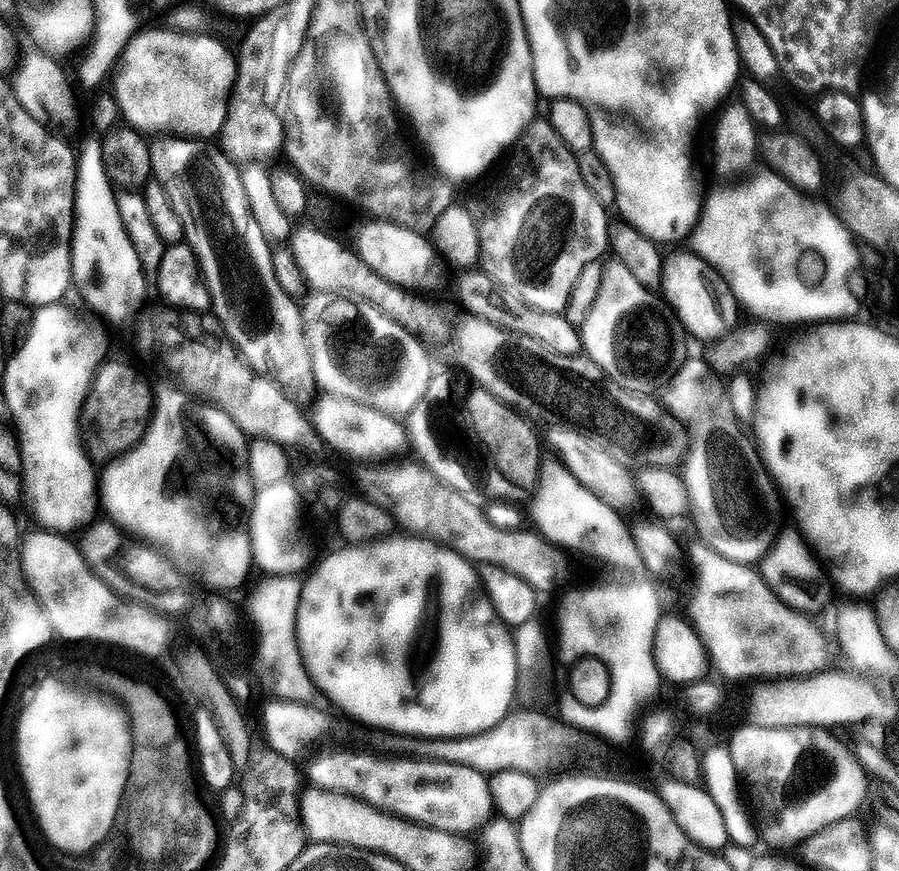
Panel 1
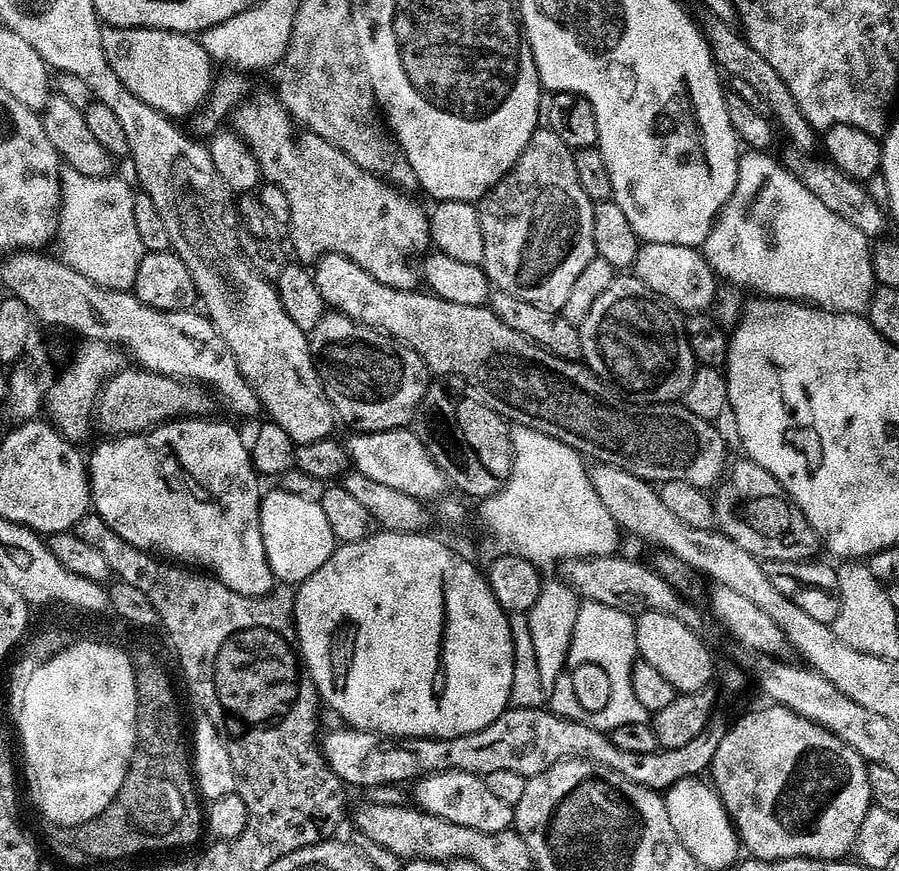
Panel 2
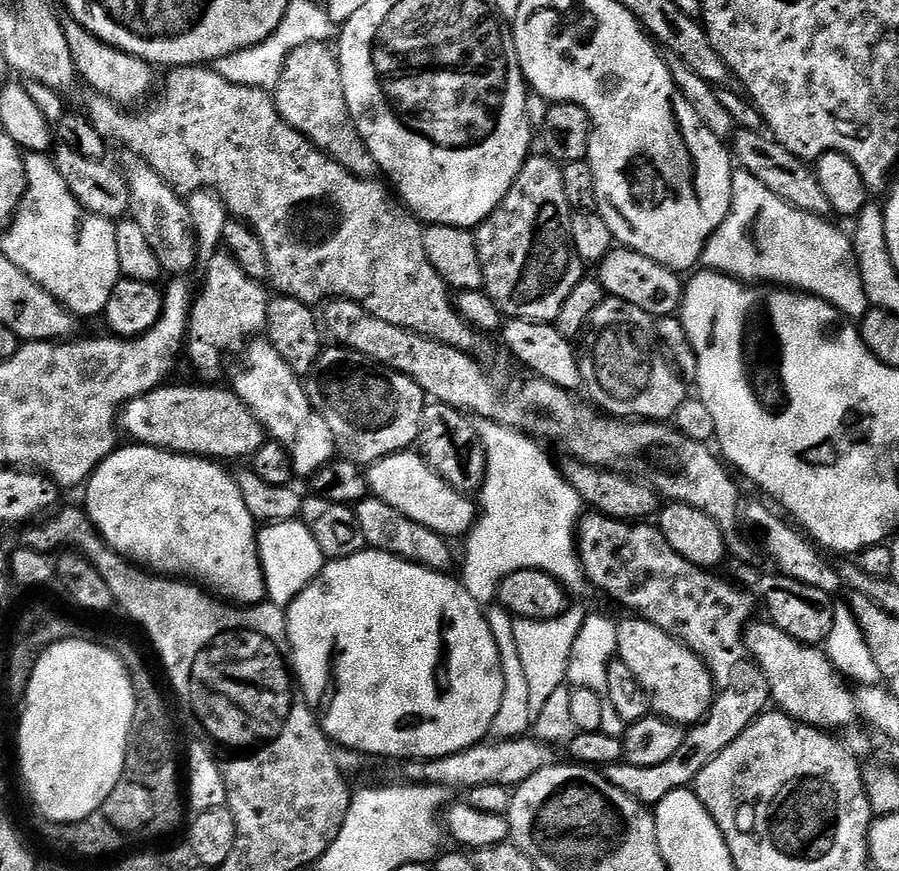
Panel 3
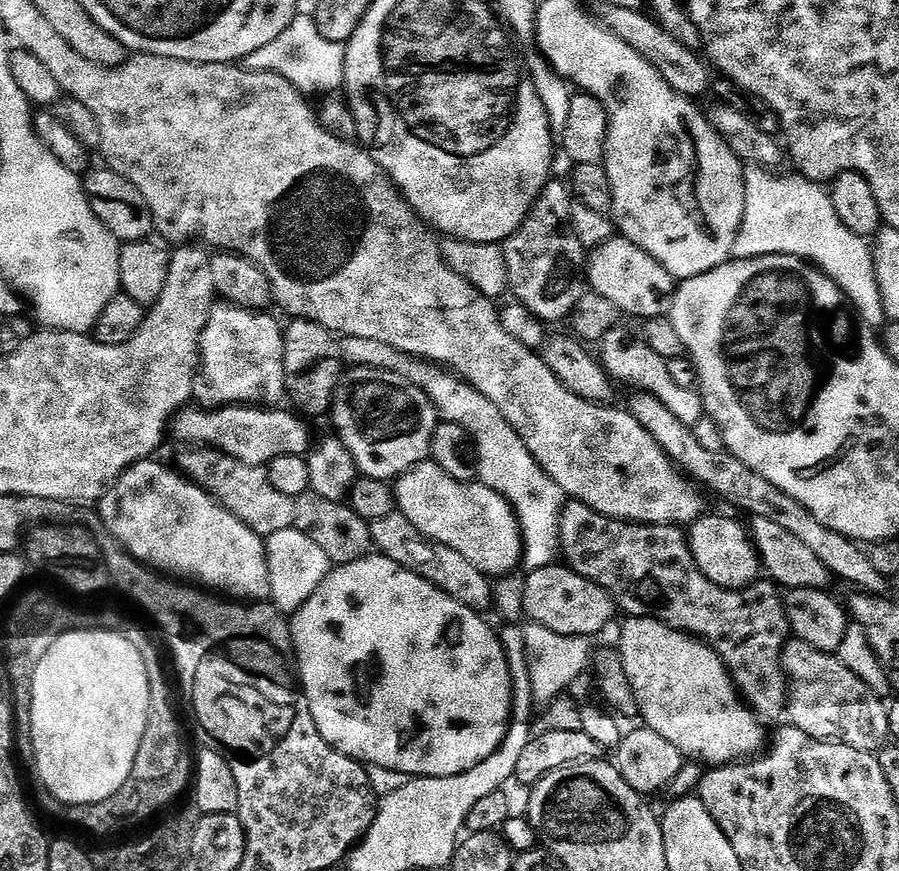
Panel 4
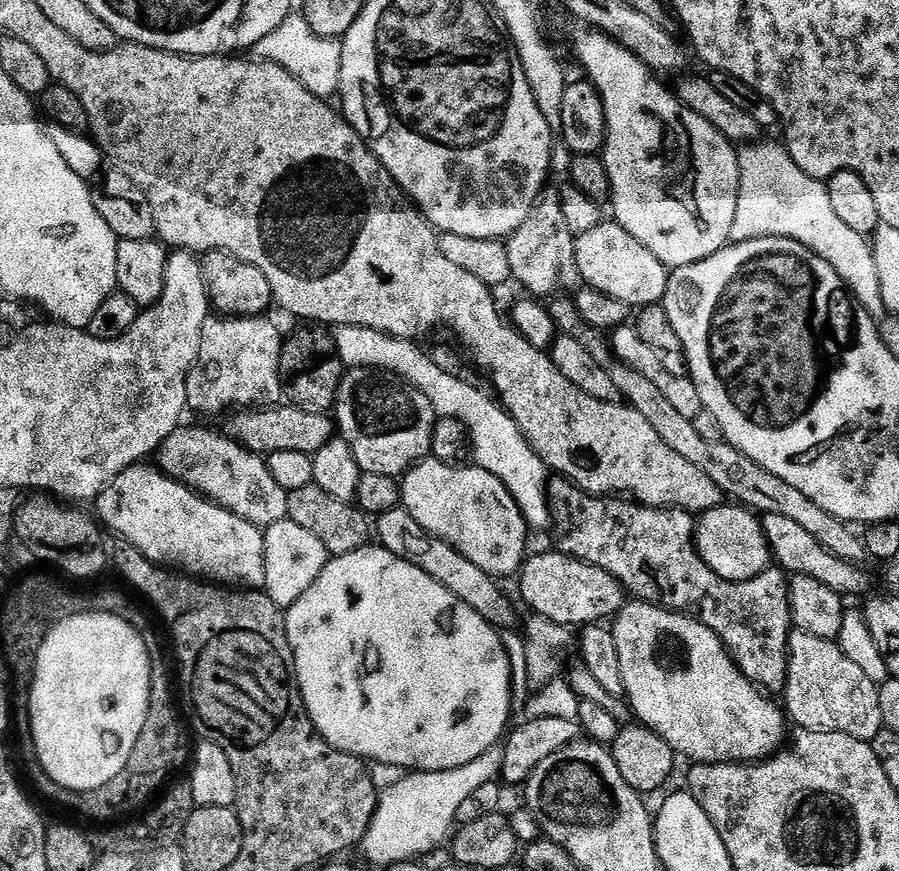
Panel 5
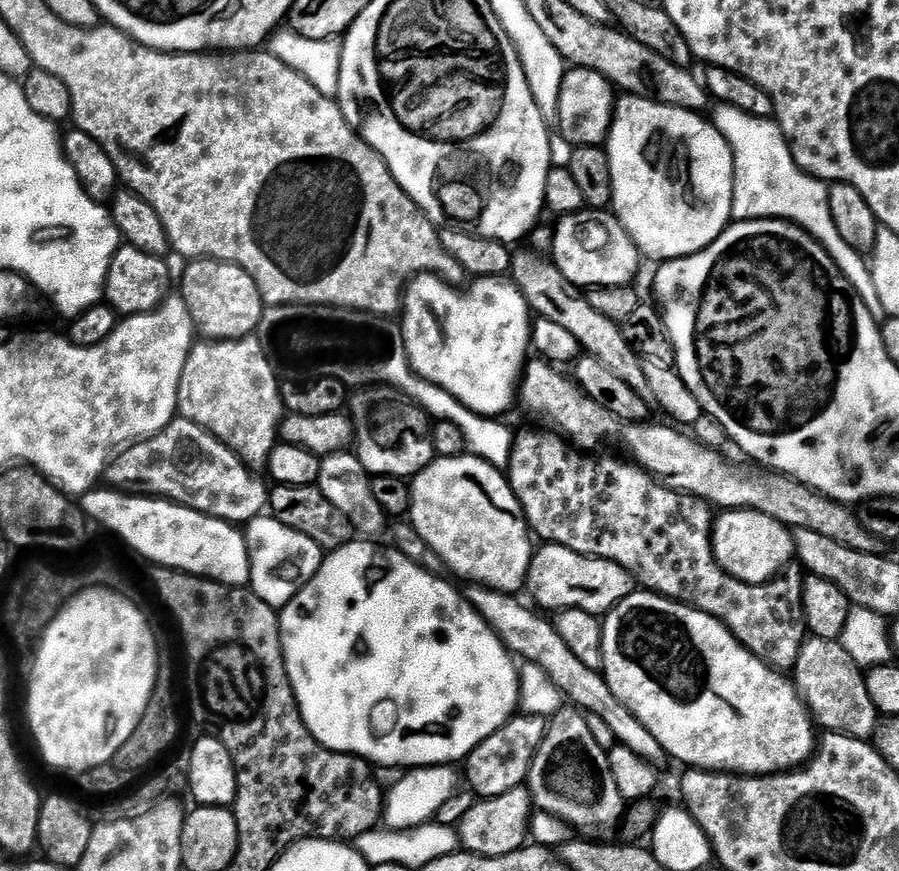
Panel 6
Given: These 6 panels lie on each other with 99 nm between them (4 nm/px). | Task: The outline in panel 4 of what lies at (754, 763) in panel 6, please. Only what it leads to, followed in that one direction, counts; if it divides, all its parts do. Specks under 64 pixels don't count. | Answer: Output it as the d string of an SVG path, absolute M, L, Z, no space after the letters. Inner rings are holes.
M651 614L639 615L625 622L618 641L622 666L626 666L640 707L639 719L658 734L675 741L677 750L685 758L693 756L696 760L724 762L735 757L732 756L736 752L734 741L708 739L740 736L755 726L757 717L738 697L728 669L716 651L711 644L687 632L679 632Z

